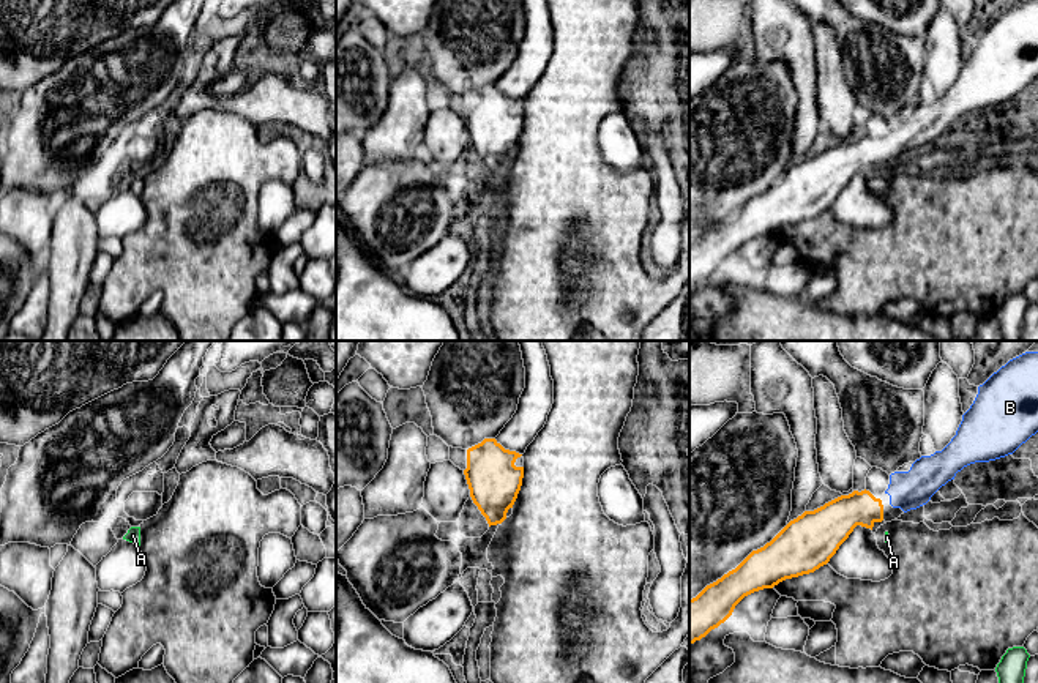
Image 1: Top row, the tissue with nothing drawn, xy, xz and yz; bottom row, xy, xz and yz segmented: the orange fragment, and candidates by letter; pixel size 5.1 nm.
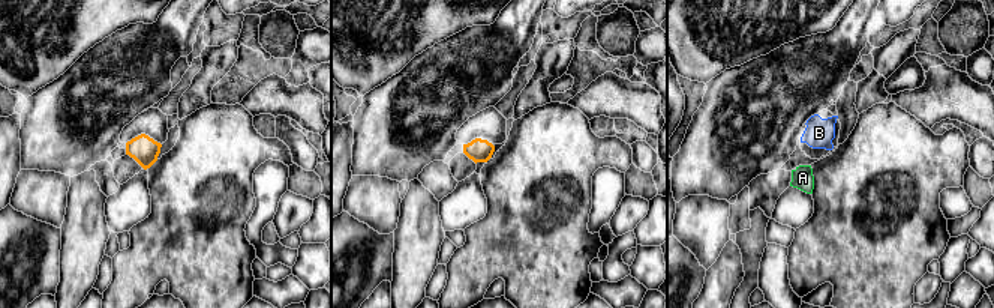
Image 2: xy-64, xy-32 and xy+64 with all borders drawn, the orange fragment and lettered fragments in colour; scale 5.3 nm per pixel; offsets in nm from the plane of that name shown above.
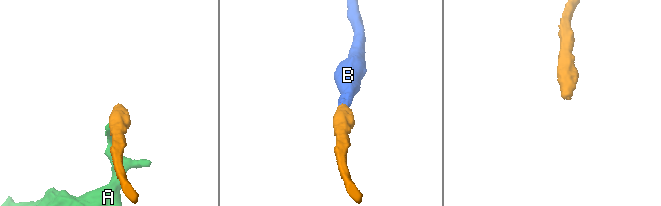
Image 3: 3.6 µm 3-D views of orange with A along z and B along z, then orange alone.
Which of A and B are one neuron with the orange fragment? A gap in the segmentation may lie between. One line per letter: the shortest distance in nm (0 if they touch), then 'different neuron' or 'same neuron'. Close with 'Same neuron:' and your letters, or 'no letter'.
A: 60 nm | different neuron
B: 40 nm | same neuron
Same neuron: B

